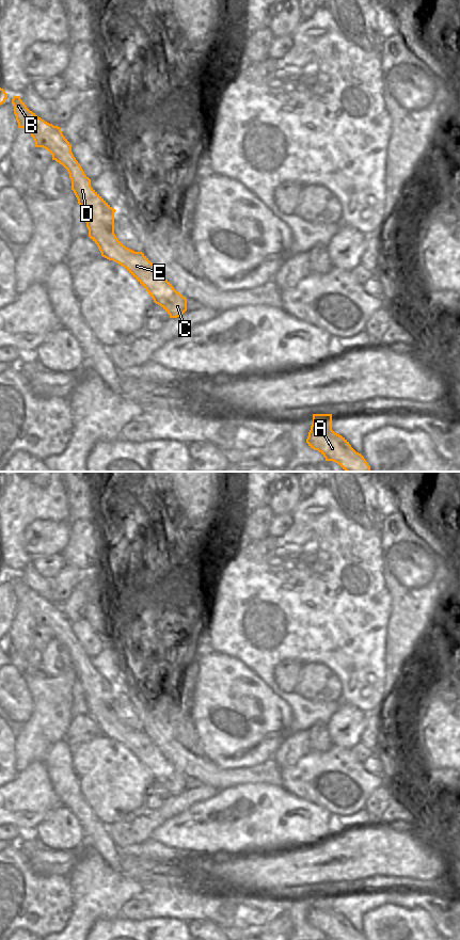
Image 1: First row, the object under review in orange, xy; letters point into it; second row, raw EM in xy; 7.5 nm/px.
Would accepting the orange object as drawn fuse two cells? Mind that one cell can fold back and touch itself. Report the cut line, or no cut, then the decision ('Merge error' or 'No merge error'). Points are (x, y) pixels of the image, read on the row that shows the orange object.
No split. No merge error.

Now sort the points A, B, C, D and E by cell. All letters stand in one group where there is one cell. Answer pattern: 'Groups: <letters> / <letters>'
Groups: A B C D E.

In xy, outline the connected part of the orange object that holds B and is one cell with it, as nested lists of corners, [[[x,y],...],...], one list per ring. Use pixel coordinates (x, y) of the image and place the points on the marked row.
[[[14,96],[12,103],[14,106],[14,114],[18,123],[18,128],[28,130],[35,142],[35,147],[47,149],[52,155],[52,160],[55,160],[67,170],[72,180],[72,190],[84,212],[89,237],[97,244],[101,256],[124,267],[146,289],[154,302],[170,315],[170,318],[181,316],[187,310],[187,299],[174,289],[172,284],[142,252],[134,252],[126,248],[116,238],[114,234],[114,212],[116,210],[91,187],[91,179],[84,174],[82,168],[74,157],[72,145],[63,136],[61,128],[45,122],[30,111],[20,99],[20,96]]]

